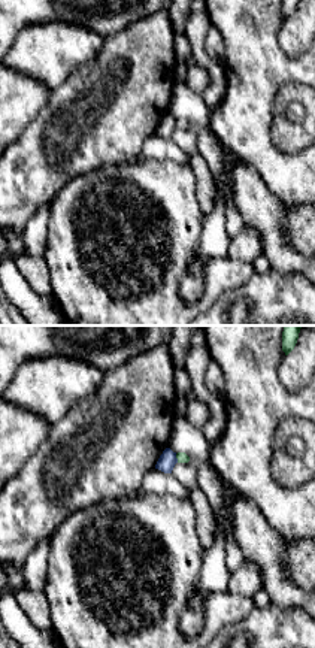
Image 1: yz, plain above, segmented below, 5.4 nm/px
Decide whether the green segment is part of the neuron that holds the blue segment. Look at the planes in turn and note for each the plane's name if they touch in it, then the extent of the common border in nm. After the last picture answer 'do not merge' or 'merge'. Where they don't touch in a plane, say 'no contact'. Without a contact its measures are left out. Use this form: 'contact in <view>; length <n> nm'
contact in yz; length 50 nm

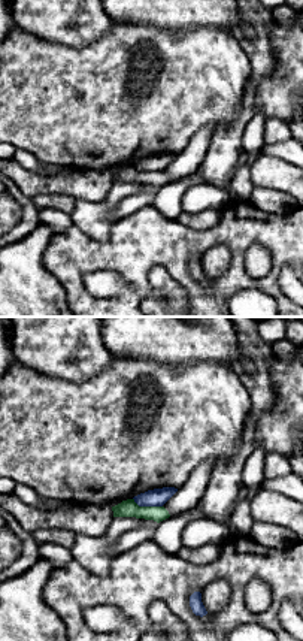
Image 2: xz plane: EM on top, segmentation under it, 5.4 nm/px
contact in xz; length 170 nm

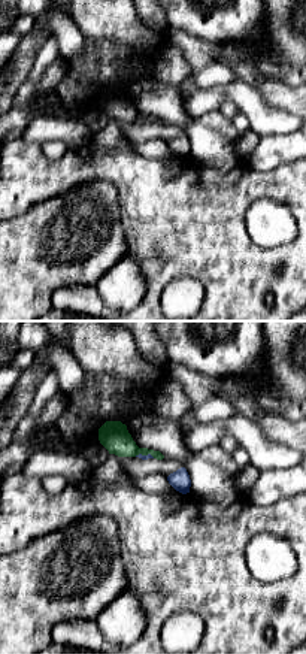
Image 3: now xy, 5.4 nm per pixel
contact in xy; length 110 nm

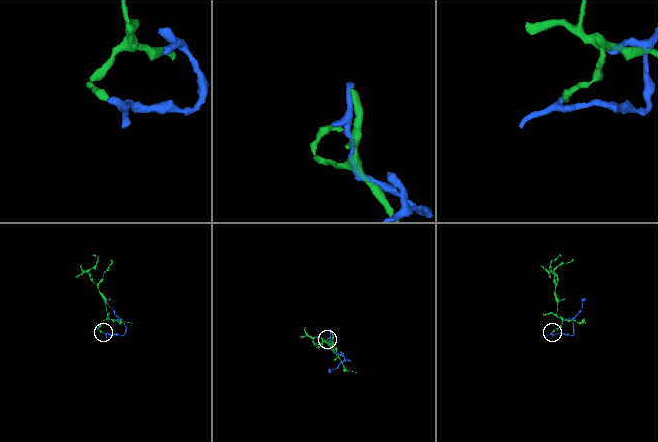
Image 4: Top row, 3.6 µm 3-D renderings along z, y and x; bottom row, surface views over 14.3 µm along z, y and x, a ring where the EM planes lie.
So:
do not merge

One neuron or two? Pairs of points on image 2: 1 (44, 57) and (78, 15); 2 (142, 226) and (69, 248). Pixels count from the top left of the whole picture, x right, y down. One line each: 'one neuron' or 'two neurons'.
1: two neurons
2: one neuron

